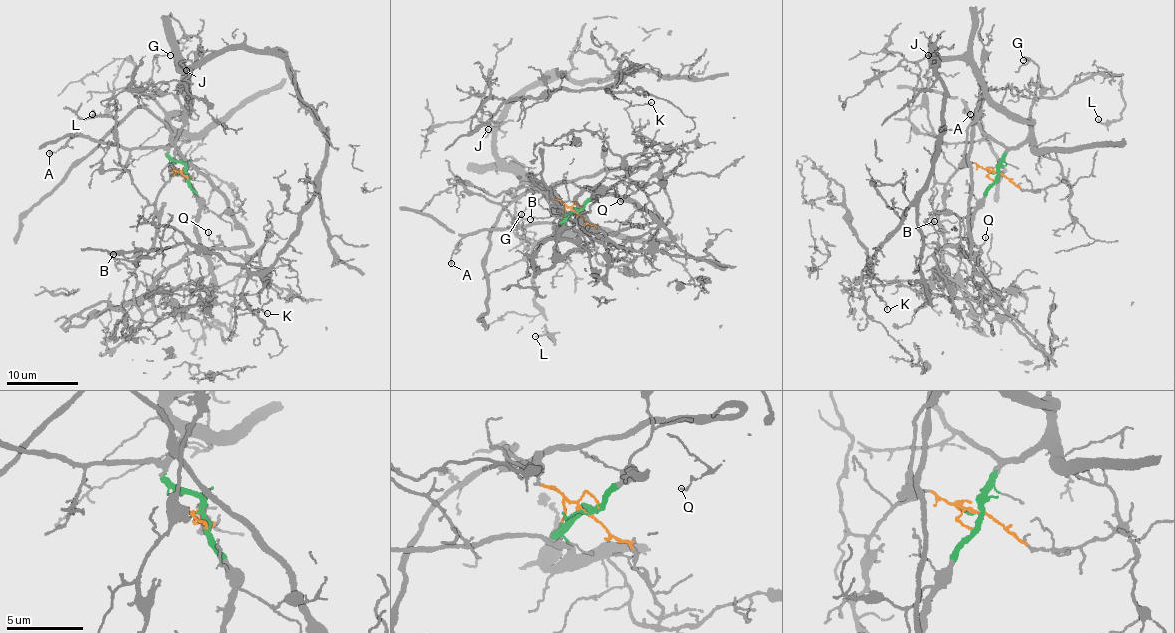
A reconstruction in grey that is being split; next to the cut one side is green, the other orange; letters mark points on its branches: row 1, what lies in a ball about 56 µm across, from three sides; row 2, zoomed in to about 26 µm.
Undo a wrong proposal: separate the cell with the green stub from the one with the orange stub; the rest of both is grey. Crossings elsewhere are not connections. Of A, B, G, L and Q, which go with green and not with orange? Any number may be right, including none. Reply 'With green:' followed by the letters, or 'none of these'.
With green: A, G, L, Q

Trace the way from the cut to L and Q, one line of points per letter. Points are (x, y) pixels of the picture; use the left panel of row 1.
L: (182, 171), (169, 151), (175, 135), (166, 111), (136, 88), (128, 56), (104, 114), (91, 114)
Q: (182, 171), (198, 205), (196, 221), (200, 246), (210, 249), (213, 245), (208, 231)

